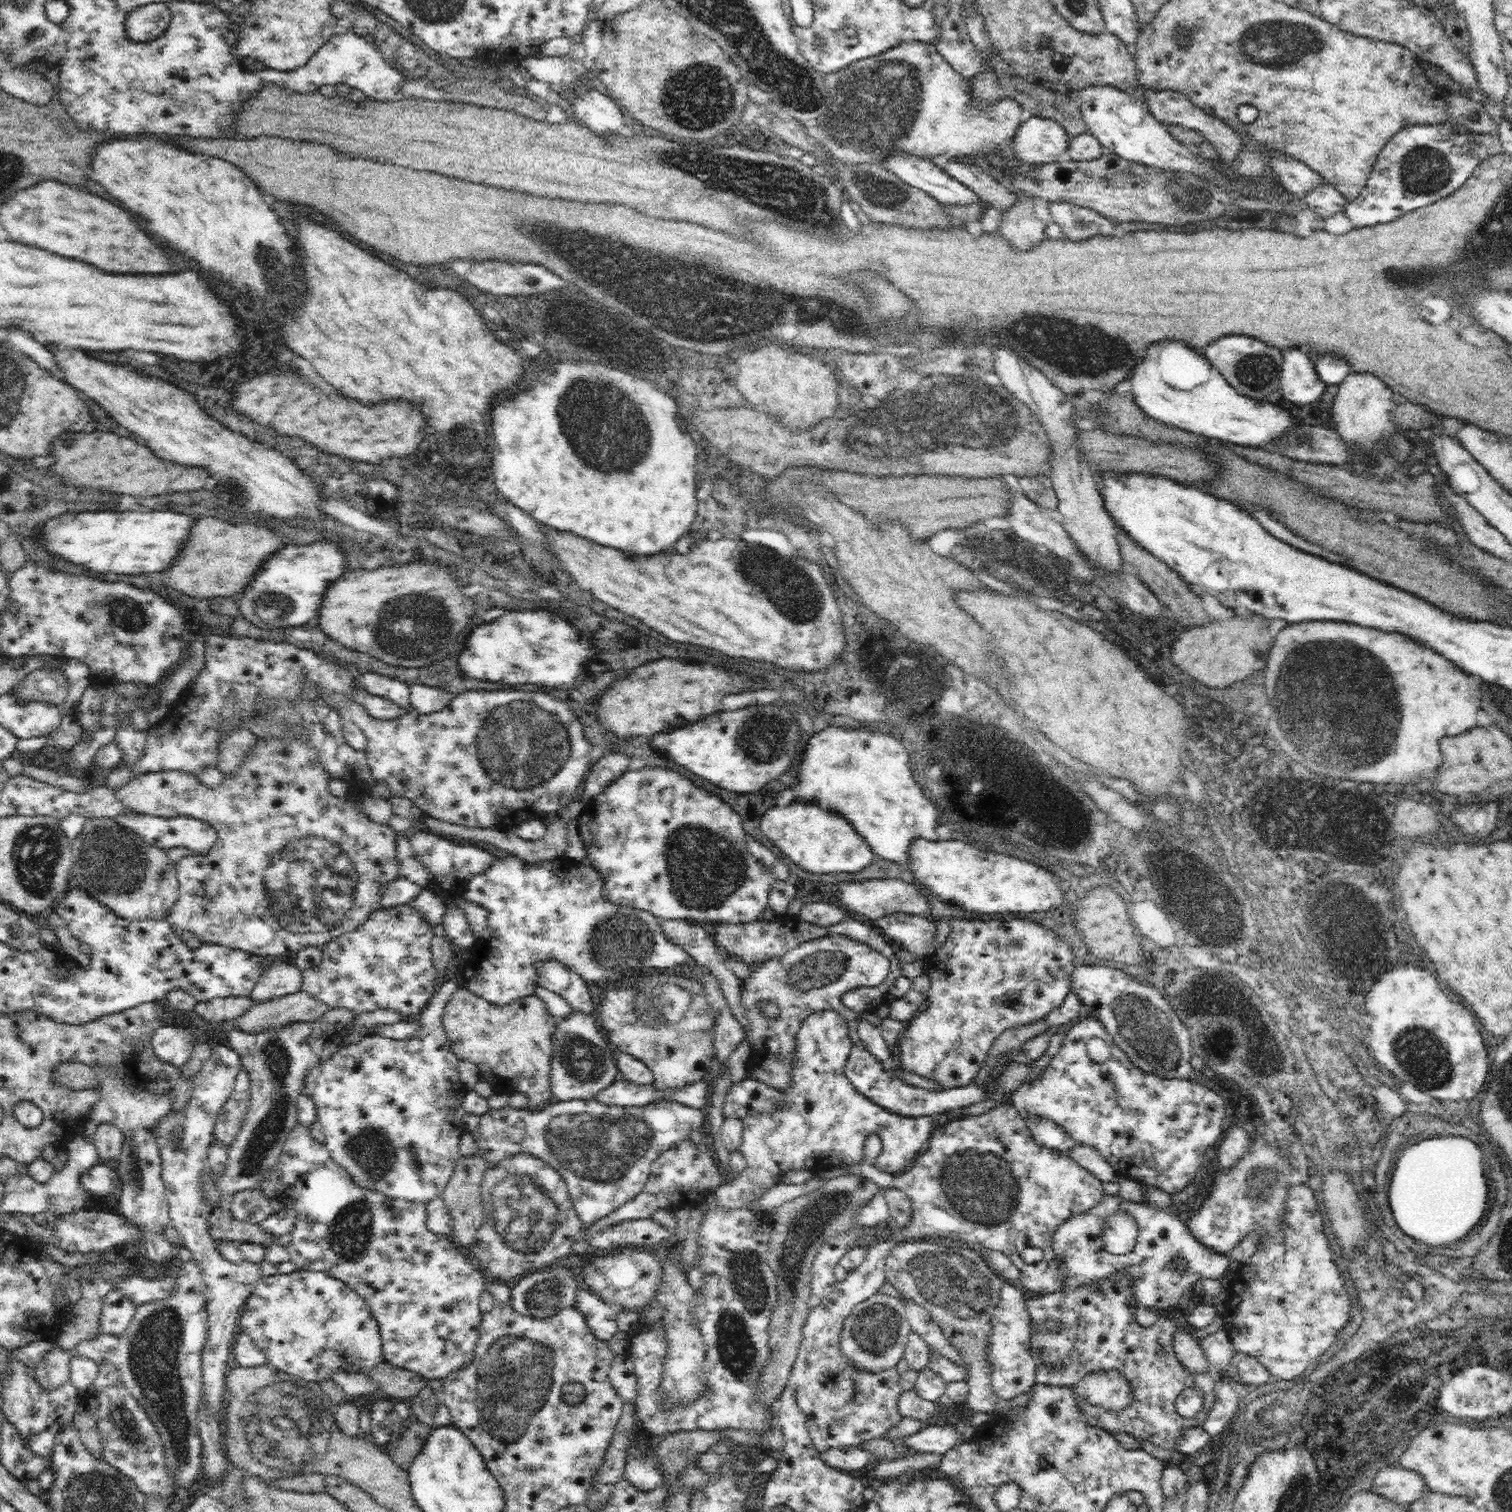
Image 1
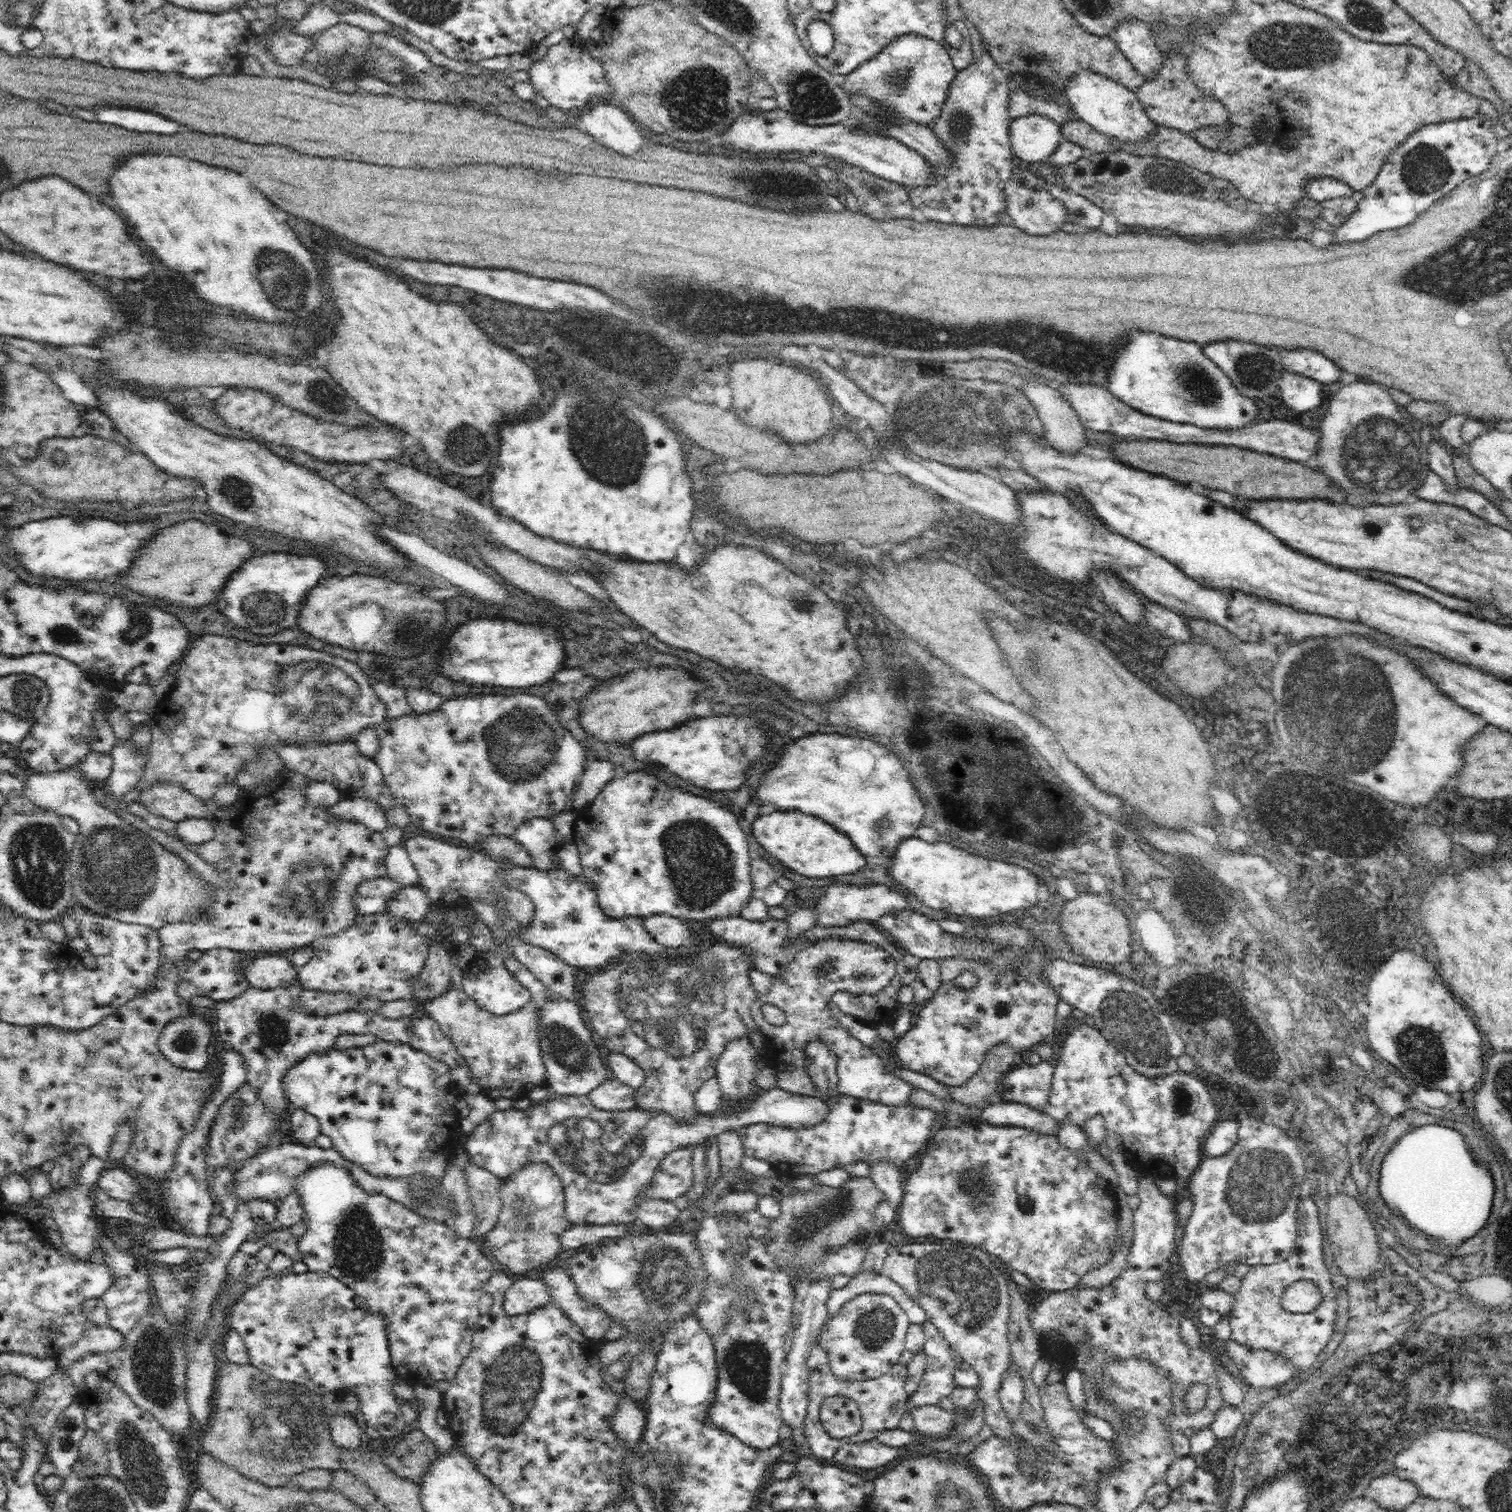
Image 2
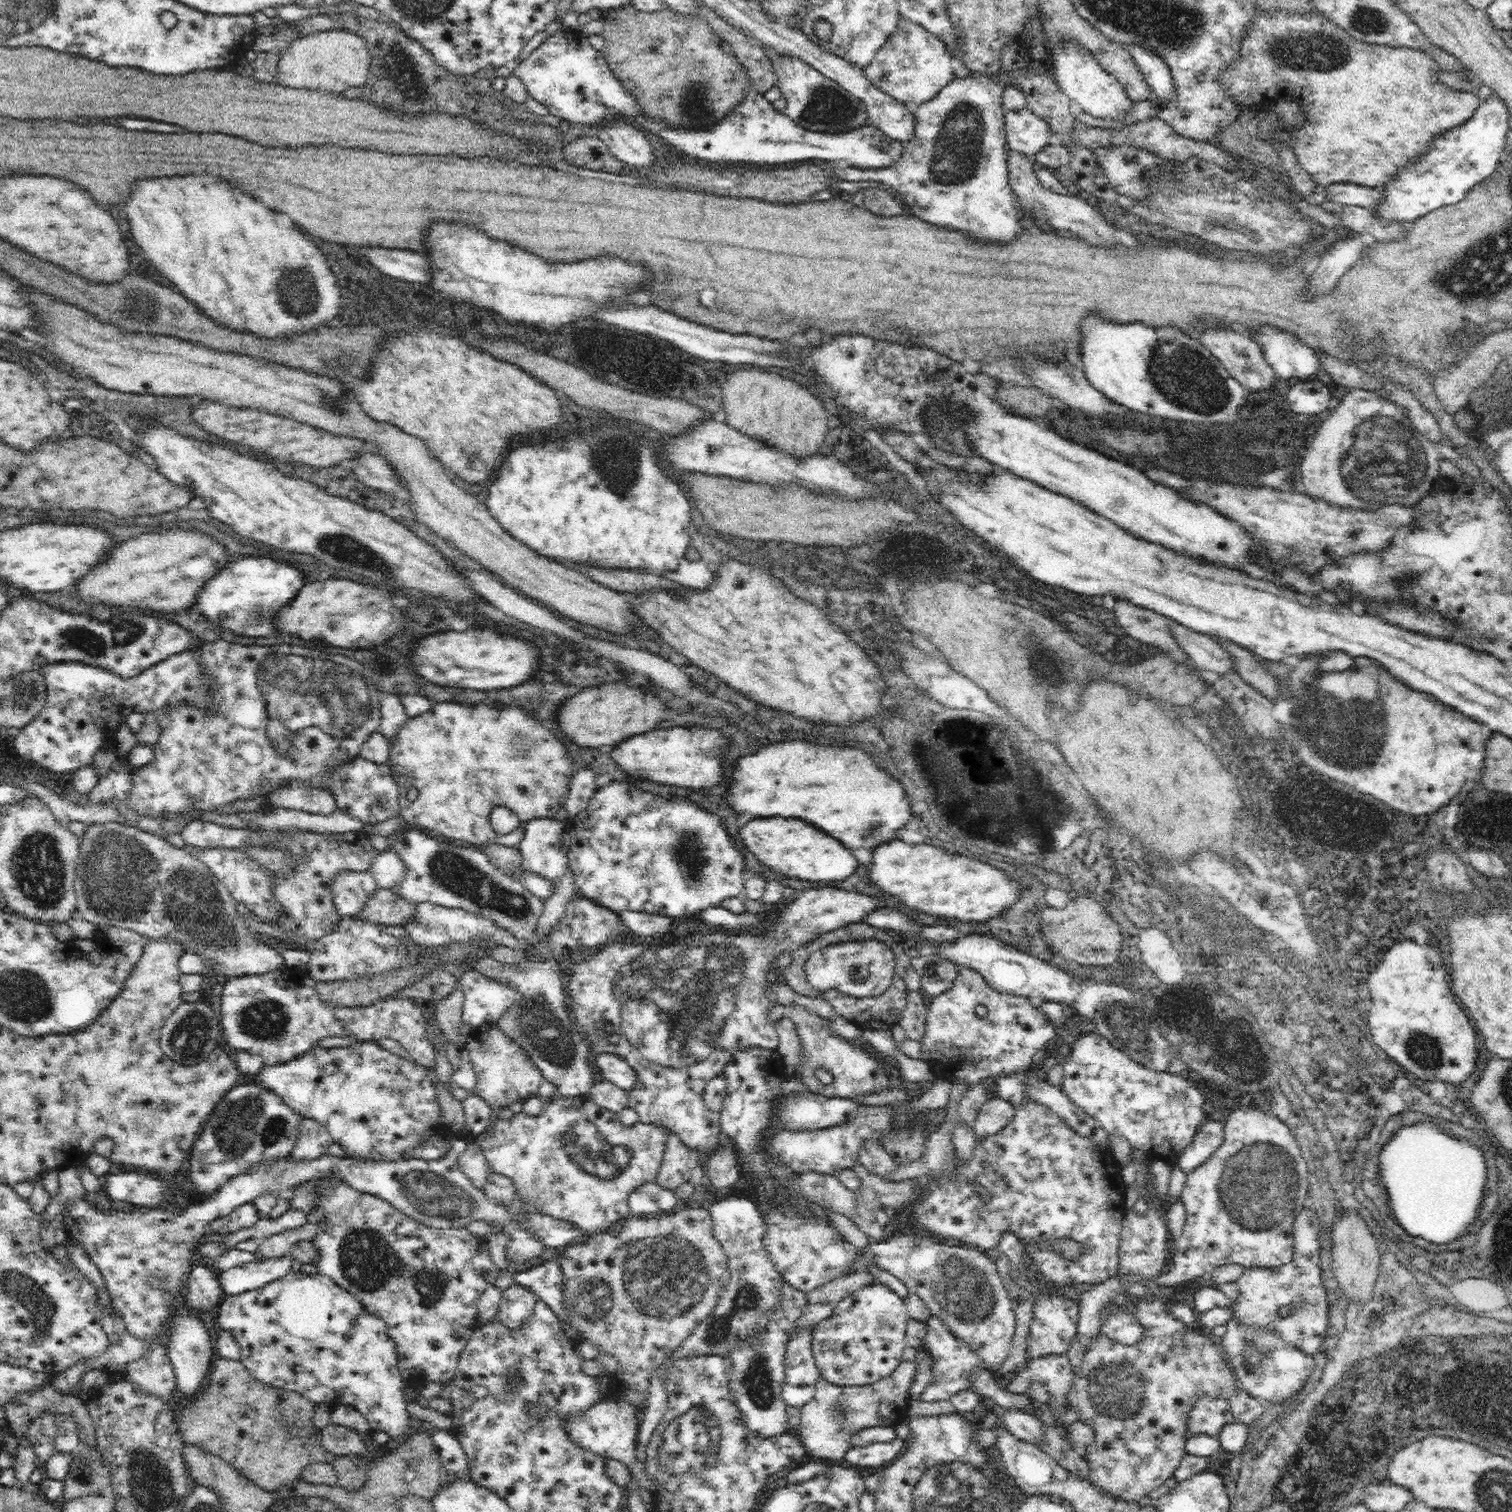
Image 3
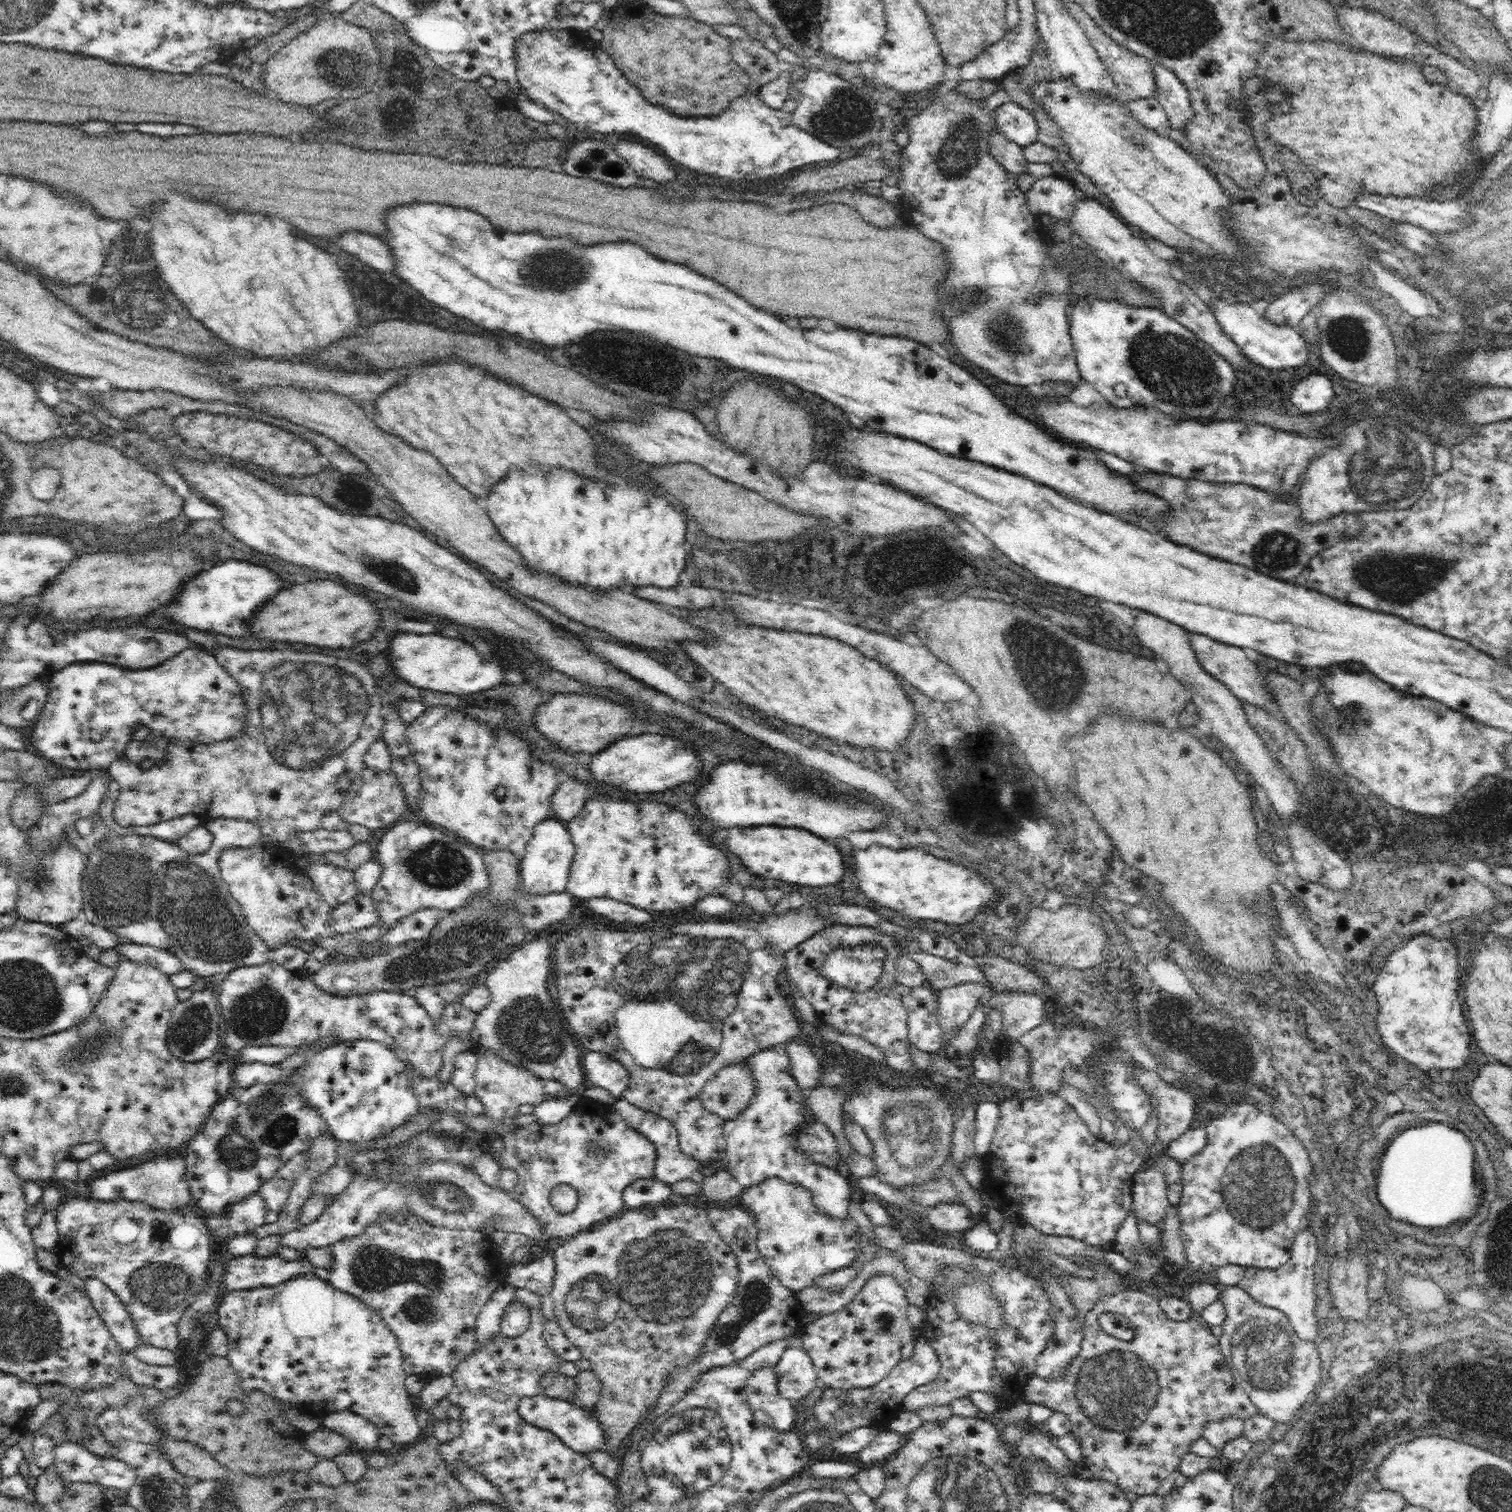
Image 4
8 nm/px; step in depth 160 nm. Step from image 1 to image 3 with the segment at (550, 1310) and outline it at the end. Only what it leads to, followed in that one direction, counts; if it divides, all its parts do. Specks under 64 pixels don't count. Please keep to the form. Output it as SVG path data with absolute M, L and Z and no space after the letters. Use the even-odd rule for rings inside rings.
M510 1286L504 1290L496 1320L512 1330L522 1328L528 1318L533 1316L536 1300L532 1292L522 1286Z

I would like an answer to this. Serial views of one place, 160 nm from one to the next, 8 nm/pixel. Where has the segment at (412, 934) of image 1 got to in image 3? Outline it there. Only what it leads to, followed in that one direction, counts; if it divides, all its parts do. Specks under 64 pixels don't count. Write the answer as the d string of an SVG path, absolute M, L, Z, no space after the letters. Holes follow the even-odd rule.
M350 915L341 916L331 934L314 941L310 949L310 960L303 968L315 980L340 980L364 972L382 972L386 968L404 964L410 950L397 938L384 934L381 925L358 921Z

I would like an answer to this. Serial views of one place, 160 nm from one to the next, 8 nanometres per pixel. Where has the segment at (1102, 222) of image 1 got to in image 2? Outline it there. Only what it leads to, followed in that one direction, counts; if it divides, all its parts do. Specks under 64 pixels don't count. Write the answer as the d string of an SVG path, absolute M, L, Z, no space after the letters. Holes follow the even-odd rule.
M1045 180L1044 185L1068 207L1073 223L1089 227L1090 229L1096 228L1100 224L1104 212L1097 204L1090 202L1081 194L1056 186L1055 182Z

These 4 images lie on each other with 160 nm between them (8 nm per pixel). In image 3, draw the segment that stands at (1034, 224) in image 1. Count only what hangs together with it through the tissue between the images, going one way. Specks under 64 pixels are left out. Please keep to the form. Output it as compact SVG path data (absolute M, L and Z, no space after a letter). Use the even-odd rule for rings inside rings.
M1008 145L1004 146L1004 156L1006 157L1006 166L1009 174L1009 182L1012 188L1017 192L1025 211L1030 208L1035 216L1035 222L1042 221L1051 223L1054 227L1063 230L1070 230L1073 238L1080 239L1090 246L1104 248L1104 250L1116 250L1122 242L1122 232L1116 223L1112 223L1108 215L1089 200L1080 197L1080 195L1060 194L1044 189L1034 170L1036 164L1030 162L1029 157L1018 152Z

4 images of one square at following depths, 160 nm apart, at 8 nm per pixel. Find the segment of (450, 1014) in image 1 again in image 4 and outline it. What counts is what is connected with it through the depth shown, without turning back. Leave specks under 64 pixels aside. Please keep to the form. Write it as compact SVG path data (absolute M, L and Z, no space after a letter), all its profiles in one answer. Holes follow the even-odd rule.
M478 1050L478 1064L474 1075L476 1089L475 1096L482 1101L485 1113L496 1120L516 1117L520 1114L518 1108L522 1104L532 1104L537 1107L544 1102L544 1082L542 1079L520 1069L520 1067L494 1057L488 1050Z

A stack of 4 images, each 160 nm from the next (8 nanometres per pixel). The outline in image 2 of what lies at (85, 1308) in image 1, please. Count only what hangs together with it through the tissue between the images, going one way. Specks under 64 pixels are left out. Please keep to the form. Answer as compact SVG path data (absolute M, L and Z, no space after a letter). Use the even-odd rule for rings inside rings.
M92 1325L87 1334L88 1338L84 1338L76 1346L72 1346L72 1350L66 1350L60 1356L60 1360L57 1361L58 1371L66 1371L69 1374L69 1370L72 1370L78 1362L84 1362L91 1356L114 1354L126 1346L126 1334L114 1328Z

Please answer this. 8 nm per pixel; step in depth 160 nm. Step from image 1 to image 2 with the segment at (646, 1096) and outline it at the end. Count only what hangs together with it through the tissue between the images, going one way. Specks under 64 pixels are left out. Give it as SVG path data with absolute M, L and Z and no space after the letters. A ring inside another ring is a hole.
M608 1079L586 1097L592 1101L594 1107L611 1115L614 1111L627 1111L634 1108L634 1092L619 1080Z

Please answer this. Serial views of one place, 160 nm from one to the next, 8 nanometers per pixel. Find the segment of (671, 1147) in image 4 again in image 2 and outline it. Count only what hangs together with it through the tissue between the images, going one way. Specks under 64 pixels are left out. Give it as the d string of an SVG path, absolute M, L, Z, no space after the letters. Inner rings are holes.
M688 1144L667 1153L644 1193L673 1201L688 1191L692 1185L691 1161L694 1148L694 1144Z

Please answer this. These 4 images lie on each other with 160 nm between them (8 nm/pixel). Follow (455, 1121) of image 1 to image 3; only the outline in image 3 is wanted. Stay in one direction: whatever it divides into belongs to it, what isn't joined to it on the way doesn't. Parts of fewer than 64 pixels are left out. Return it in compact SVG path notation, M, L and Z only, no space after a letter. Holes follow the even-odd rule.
M374 1040L338 1048L311 1047L308 1052L288 1062L265 1064L258 1070L256 1082L276 1092L306 1119L317 1120L325 1126L333 1141L340 1144L350 1157L394 1162L406 1157L413 1145L439 1131L436 1122L438 1103L434 1085L426 1077L426 1069L390 1053Z

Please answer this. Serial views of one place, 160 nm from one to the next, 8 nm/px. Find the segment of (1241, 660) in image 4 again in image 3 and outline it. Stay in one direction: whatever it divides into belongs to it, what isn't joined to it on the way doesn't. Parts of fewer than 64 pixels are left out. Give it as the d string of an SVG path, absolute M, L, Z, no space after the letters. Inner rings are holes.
M1169 619L1177 642L1186 651L1190 663L1197 668L1202 677L1222 678L1228 673L1236 673L1234 655L1229 652L1218 637L1211 637L1204 633L1197 633L1176 621Z

